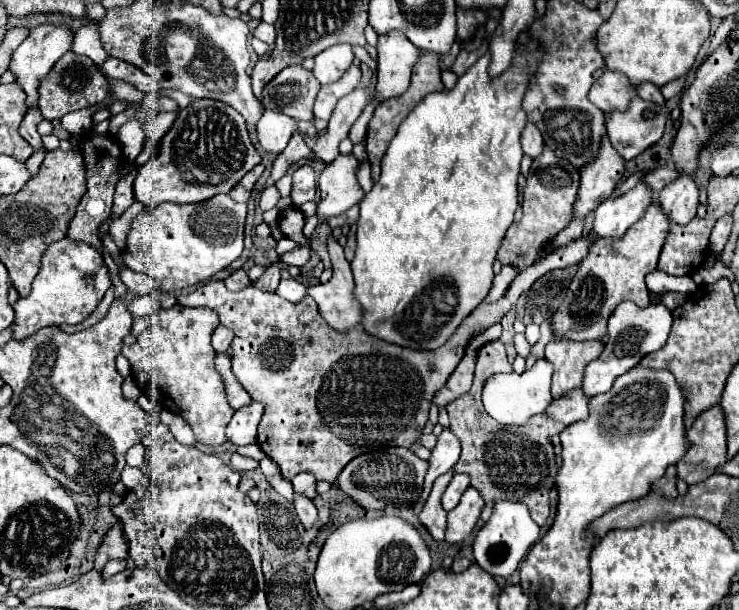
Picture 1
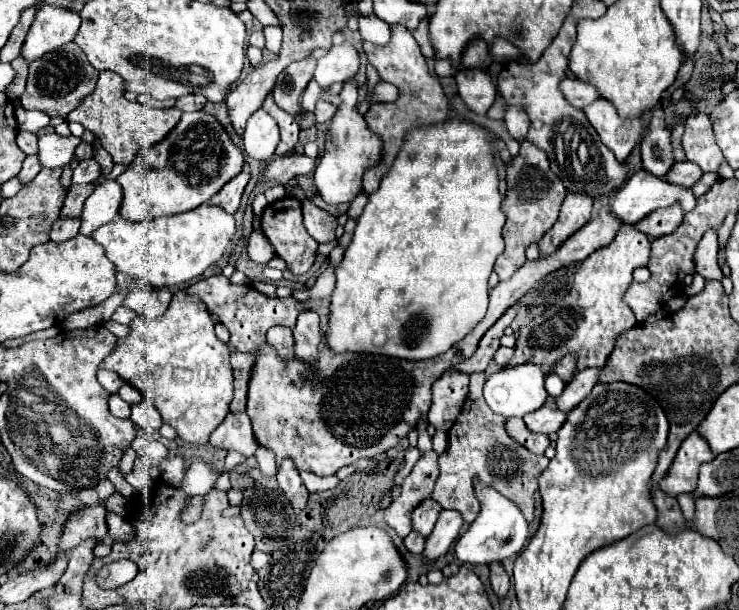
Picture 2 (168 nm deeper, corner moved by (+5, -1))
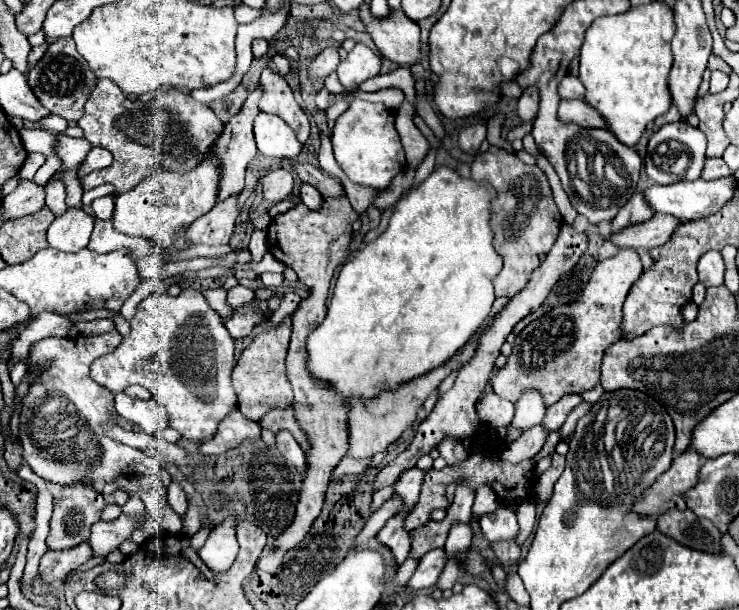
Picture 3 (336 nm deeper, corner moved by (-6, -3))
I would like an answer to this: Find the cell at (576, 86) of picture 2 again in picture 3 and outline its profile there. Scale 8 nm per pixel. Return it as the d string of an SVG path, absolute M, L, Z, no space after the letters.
M564 76L558 84L558 94L562 98L584 98L584 86L576 76Z

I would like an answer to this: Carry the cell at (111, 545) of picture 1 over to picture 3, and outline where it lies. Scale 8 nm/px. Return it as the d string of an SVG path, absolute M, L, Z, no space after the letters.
M70 484L70 486L62 486L62 496L54 498L54 510L52 510L52 518L50 518L50 534L46 538L46 546L48 550L68 550L74 548L82 542L88 540L90 536L90 526L96 524L100 520L100 512L106 506L102 494L98 494L92 484Z

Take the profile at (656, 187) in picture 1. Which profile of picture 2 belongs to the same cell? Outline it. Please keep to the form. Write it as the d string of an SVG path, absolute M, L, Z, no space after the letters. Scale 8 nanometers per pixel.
M677 162L671 166L671 170L665 174L667 182L681 184L681 188L691 188L699 178L701 178L701 168L695 166L693 162Z

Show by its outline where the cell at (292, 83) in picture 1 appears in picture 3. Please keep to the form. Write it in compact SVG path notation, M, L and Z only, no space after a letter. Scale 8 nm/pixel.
M328 46L328 48L324 48L324 50L316 56L314 64L308 68L312 80L316 80L316 78L324 80L332 70L336 70L338 62L340 62L340 60L338 60L338 46Z

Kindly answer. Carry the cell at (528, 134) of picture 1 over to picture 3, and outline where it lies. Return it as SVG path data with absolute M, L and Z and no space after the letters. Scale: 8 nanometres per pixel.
M536 86L526 88L524 94L518 100L518 116L520 116L522 122L528 122L528 120L536 118L536 114L538 114L538 102L540 102L538 88Z

